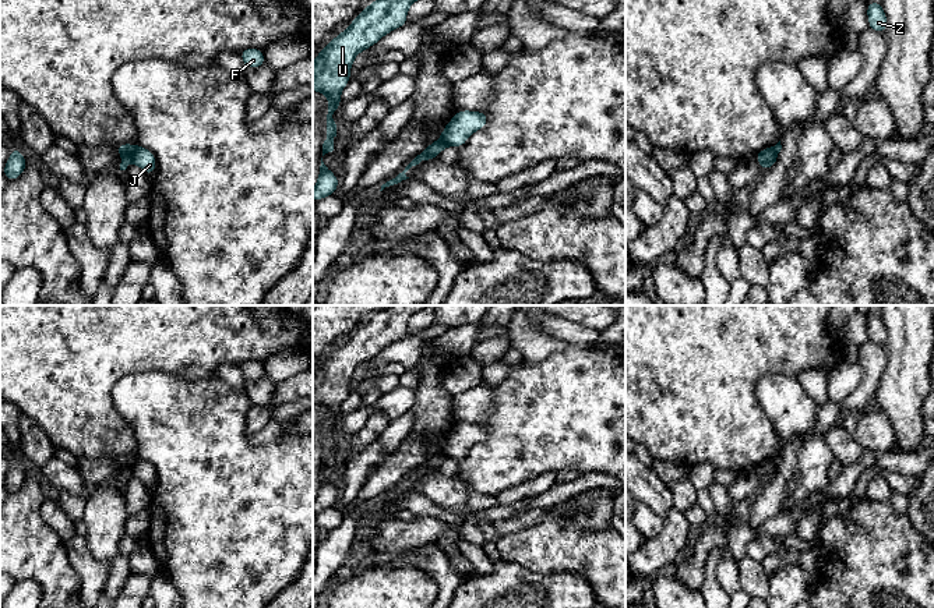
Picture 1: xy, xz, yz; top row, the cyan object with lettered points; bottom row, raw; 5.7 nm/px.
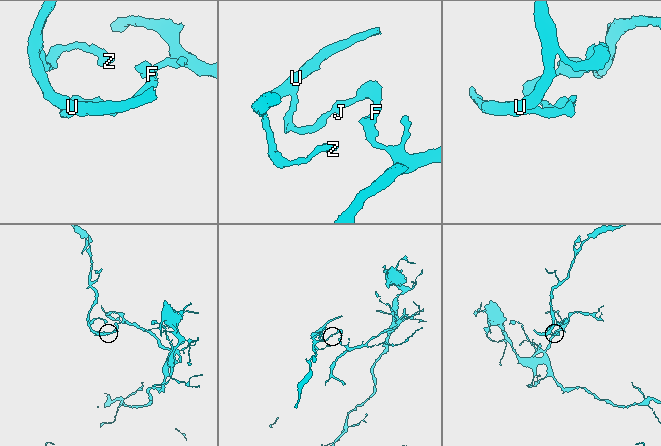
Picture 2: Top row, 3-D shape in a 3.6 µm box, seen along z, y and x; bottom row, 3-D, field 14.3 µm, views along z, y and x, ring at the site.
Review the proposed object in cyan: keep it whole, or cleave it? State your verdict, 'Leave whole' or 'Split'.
Split

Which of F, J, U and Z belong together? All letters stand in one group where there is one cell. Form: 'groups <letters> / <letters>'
groups F J / U Z

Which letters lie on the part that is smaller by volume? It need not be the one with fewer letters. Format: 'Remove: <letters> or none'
Remove: U, Z

